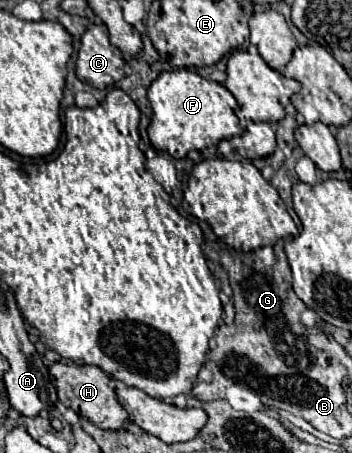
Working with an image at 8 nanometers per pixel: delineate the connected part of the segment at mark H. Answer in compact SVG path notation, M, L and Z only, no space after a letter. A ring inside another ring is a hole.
M56 362L50 366L50 380L58 390L58 400L72 408L78 416L88 418L92 424L96 424L102 430L124 430L130 422L126 410L120 406L116 390L110 386L110 376L98 368L98 366L72 366Z

